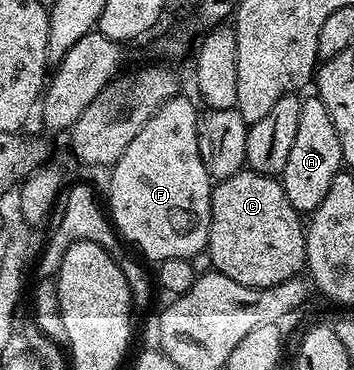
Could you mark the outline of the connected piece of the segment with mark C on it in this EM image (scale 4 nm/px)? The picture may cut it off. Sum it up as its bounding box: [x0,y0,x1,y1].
[205,167,307,287]

